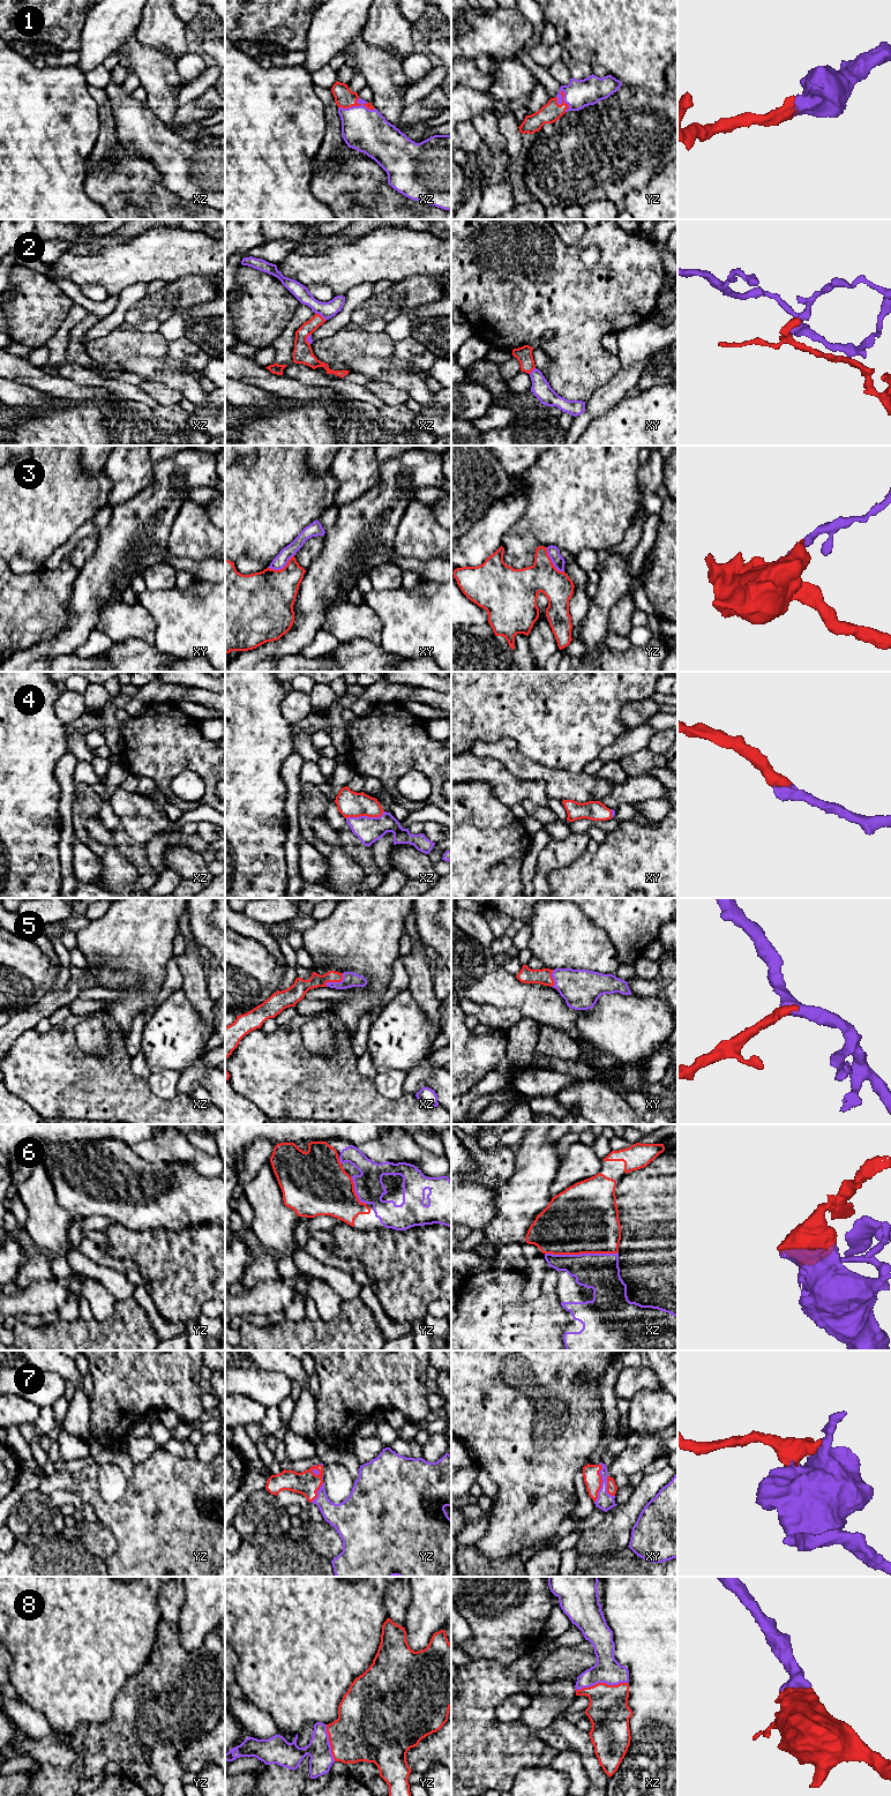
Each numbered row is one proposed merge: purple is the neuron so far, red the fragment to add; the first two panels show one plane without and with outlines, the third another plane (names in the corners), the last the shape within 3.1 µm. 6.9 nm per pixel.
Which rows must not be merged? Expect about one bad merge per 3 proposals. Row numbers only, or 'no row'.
2, 3

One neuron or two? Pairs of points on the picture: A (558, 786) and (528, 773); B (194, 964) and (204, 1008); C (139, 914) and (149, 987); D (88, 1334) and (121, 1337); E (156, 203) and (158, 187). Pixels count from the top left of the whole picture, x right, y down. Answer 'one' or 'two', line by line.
A: one
B: one
C: one
D: one
E: one

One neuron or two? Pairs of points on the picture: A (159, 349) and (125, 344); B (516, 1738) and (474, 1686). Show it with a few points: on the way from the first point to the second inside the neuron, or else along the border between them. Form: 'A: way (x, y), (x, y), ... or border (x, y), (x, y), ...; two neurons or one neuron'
A: way (151, 344), (133, 344); one neuron
B: way (500, 1734), (477, 1711), (477, 1703); one neuron

